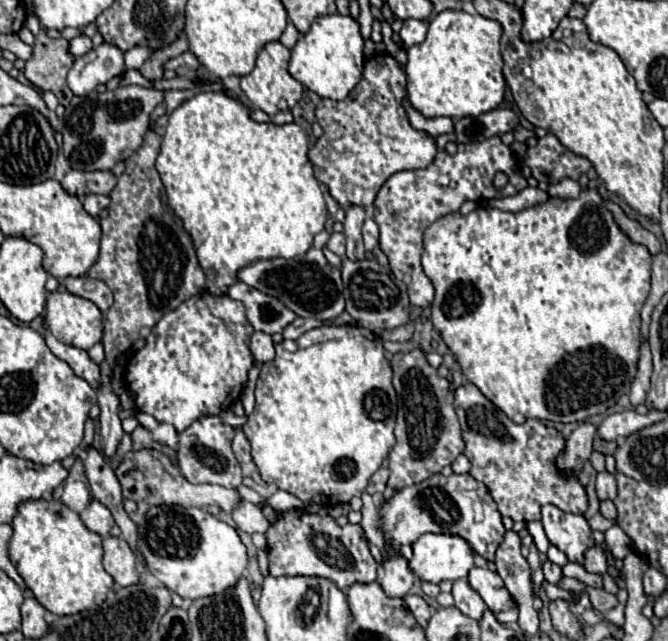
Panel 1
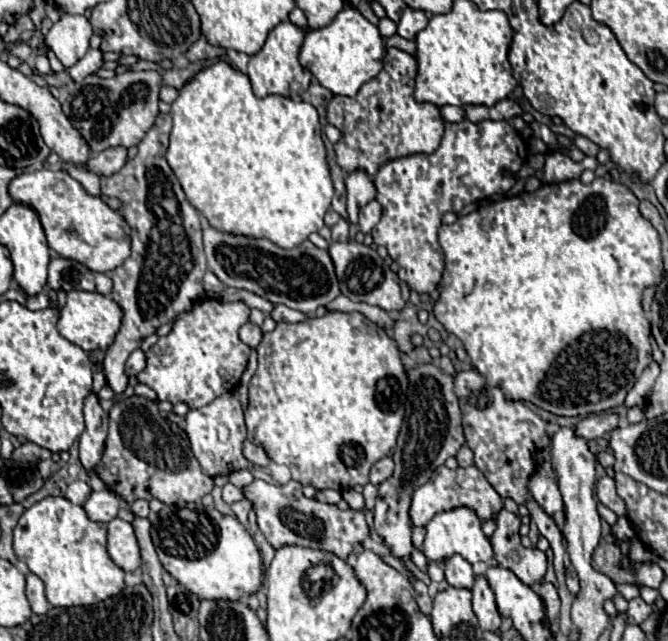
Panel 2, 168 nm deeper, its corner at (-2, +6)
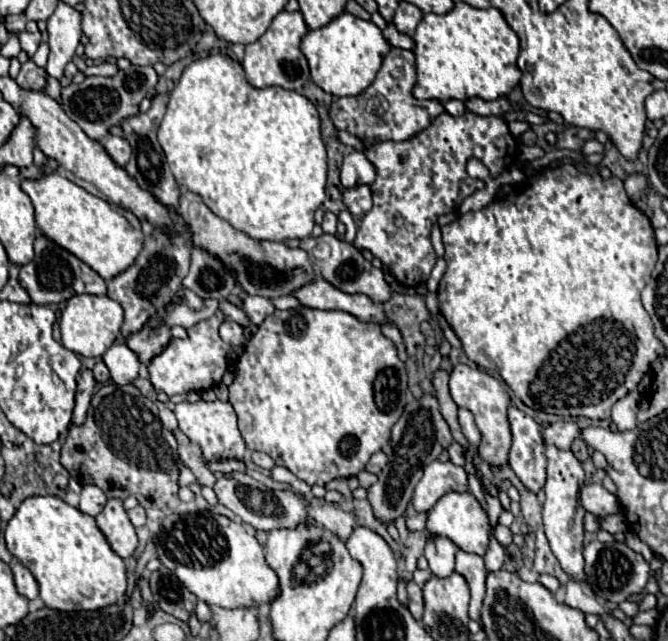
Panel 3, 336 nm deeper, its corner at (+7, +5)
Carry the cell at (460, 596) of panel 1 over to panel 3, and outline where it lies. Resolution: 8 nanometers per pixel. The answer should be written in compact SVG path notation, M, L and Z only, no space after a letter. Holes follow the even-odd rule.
M441 537L427 539L425 557L429 561L433 575L449 577L455 571L455 551L457 545L451 539L441 539Z

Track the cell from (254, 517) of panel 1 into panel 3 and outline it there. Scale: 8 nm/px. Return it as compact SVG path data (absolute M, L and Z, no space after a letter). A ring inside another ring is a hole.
M173 429L173 435L175 435L177 443L179 443L179 459L181 459L181 463L187 465L193 471L193 475L197 477L199 483L203 483L207 487L213 487L215 475L209 471L209 465L201 455L201 447L191 443L189 437L181 429Z

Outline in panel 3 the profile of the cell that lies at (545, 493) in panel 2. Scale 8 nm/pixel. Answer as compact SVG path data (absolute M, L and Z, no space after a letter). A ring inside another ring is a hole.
M509 405L509 425L513 445L509 449L509 465L527 489L537 493L545 485L545 443L541 427L527 413Z

